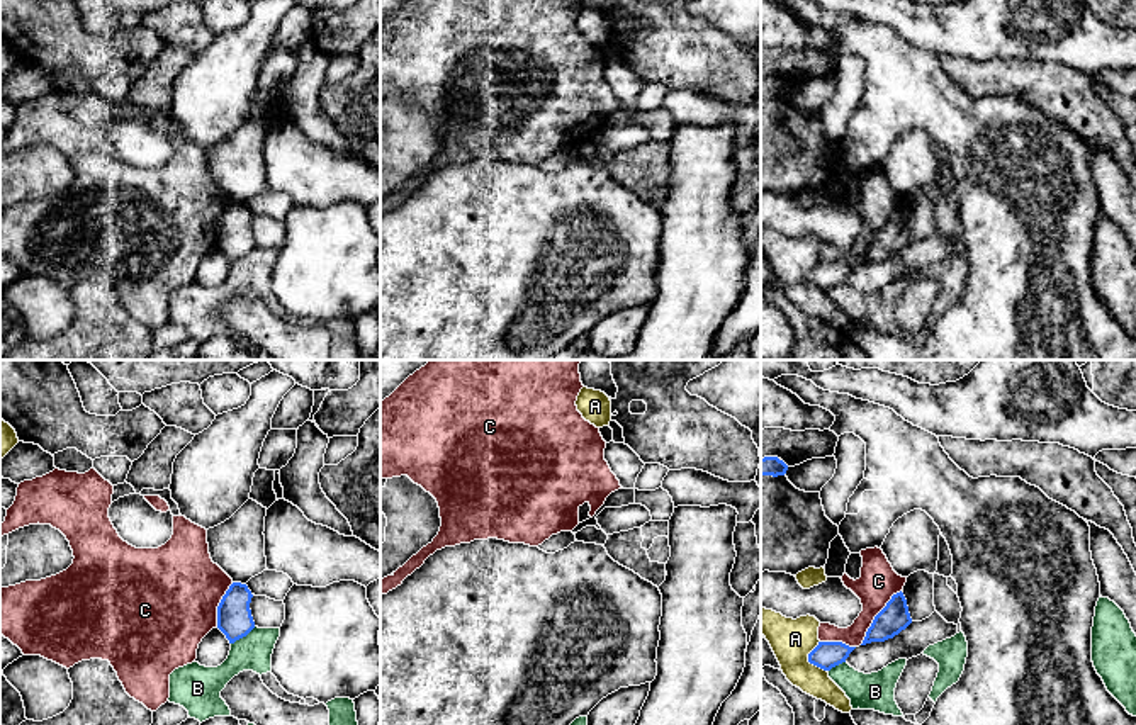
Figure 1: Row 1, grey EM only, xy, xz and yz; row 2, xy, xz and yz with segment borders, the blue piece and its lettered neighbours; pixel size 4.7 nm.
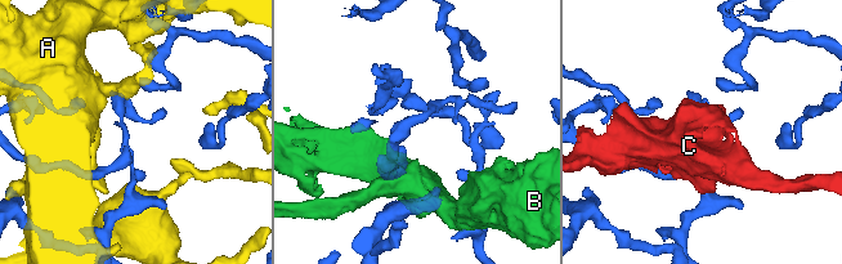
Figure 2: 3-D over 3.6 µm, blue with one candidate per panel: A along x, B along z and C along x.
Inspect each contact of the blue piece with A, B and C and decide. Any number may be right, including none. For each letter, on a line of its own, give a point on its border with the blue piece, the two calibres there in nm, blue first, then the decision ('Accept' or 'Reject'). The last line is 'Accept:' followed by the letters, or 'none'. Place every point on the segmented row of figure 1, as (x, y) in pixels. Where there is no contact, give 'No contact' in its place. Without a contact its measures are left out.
A: Touches blue at yz (809, 659). Thickness 130 nm (blue) against 200 nm. Reject
B: Touches blue at xy (243, 635). Thickness 170 nm (blue) against 180 nm. Reject
C: Touches blue at yz (875, 617). Thickness 140 nm (blue) against 180 nm. Reject
Accept: none

